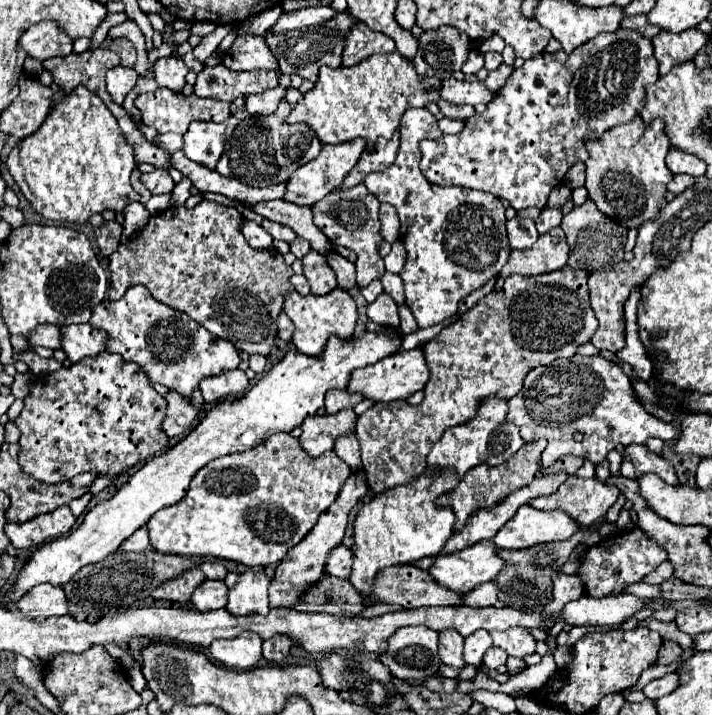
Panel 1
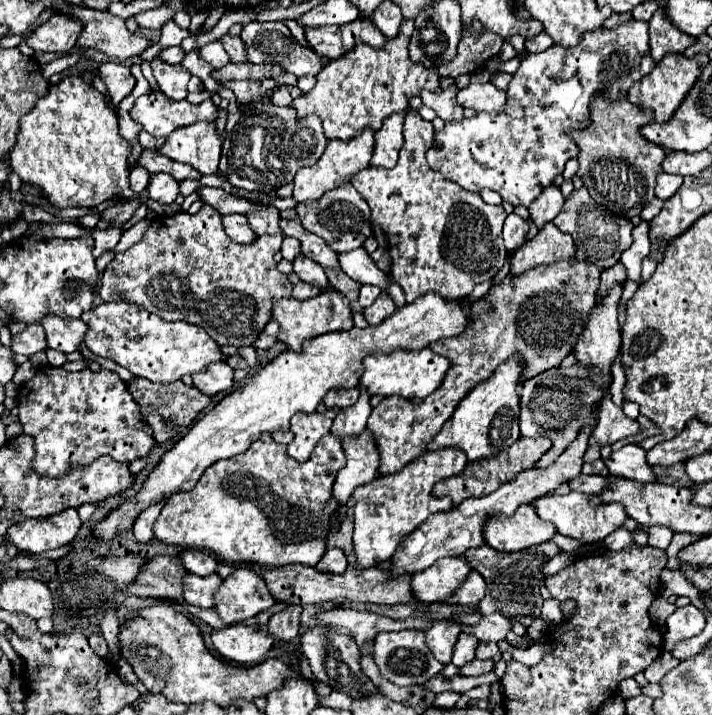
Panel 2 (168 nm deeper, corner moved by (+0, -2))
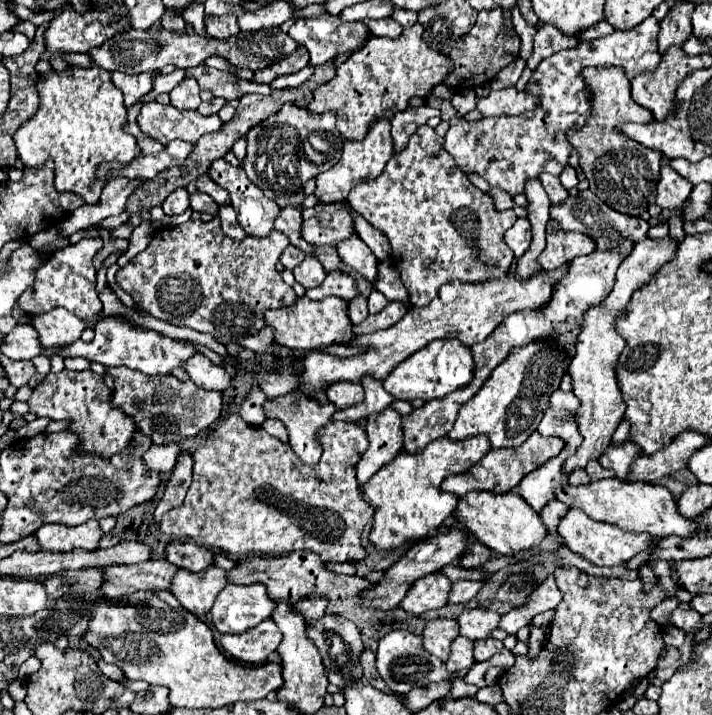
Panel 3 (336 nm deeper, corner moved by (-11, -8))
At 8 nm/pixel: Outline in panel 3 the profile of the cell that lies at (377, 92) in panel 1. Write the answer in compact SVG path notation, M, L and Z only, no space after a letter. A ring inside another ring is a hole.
M417 22L413 28L403 30L395 40L371 36L367 44L353 52L339 68L331 82L313 92L313 100L307 110L311 114L335 112L337 130L345 140L363 140L369 126L377 120L391 120L397 112L409 108L413 96L427 98L435 84L441 84L451 72L453 64L447 56L431 50L423 40L423 26Z

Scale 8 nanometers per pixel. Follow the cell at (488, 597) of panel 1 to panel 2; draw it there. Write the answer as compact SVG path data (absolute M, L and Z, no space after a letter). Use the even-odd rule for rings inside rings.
M472 570L472 574L468 574L468 578L450 596L450 602L452 604L478 604L484 598L484 590L486 590L484 578L476 570Z

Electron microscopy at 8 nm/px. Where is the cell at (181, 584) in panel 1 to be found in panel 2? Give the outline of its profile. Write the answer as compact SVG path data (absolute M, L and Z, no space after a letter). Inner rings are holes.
M154 556L140 568L136 580L128 586L128 592L140 598L176 600L182 596L180 578L184 578L184 574L178 556Z

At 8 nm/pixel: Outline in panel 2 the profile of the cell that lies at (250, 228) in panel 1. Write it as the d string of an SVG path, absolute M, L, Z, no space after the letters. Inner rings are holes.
M242 214L222 216L222 226L224 226L224 232L238 244L248 244L248 242L256 240L256 234L252 234L252 230L246 222L246 216L242 216Z

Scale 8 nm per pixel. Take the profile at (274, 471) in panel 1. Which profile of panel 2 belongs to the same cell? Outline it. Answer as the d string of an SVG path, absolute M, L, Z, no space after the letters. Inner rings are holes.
M260 434L248 452L218 460L198 480L192 490L176 492L168 498L158 520L154 522L154 536L164 544L180 548L210 550L224 562L252 562L258 566L286 566L306 564L316 566L326 552L326 540L330 534L330 520L338 510L338 502L332 494L336 474L344 466L342 442L334 434L320 438L308 462L300 464L286 454L284 444L276 444L272 434Z

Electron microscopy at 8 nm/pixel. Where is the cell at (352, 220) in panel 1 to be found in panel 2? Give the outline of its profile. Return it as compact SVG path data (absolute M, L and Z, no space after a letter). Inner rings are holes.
M348 184L338 186L330 192L326 192L320 200L314 202L302 202L296 206L296 214L302 222L302 226L324 238L326 244L334 250L334 252L348 252L354 248L360 248L366 240L366 236L372 234L372 222L370 222L370 214L368 214L368 204L364 202L364 198L360 198L360 194L356 194L356 188Z

